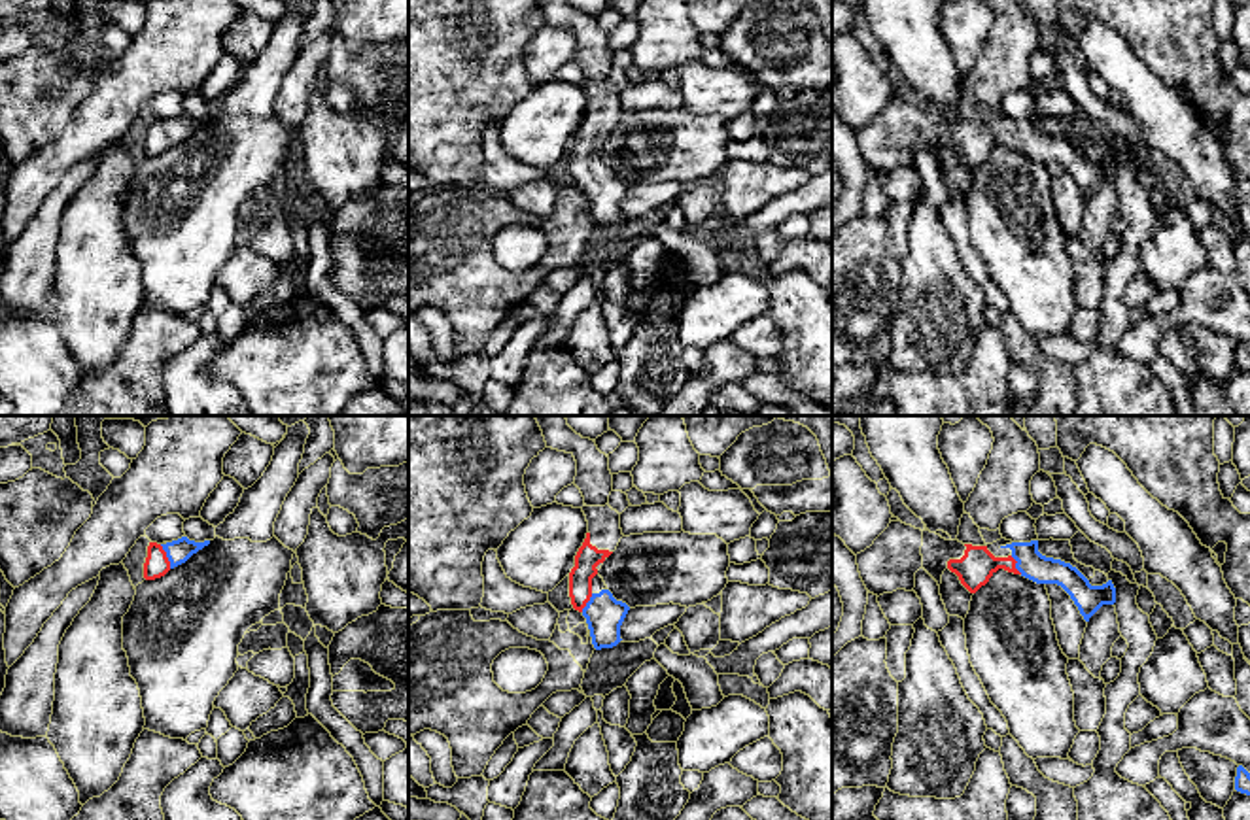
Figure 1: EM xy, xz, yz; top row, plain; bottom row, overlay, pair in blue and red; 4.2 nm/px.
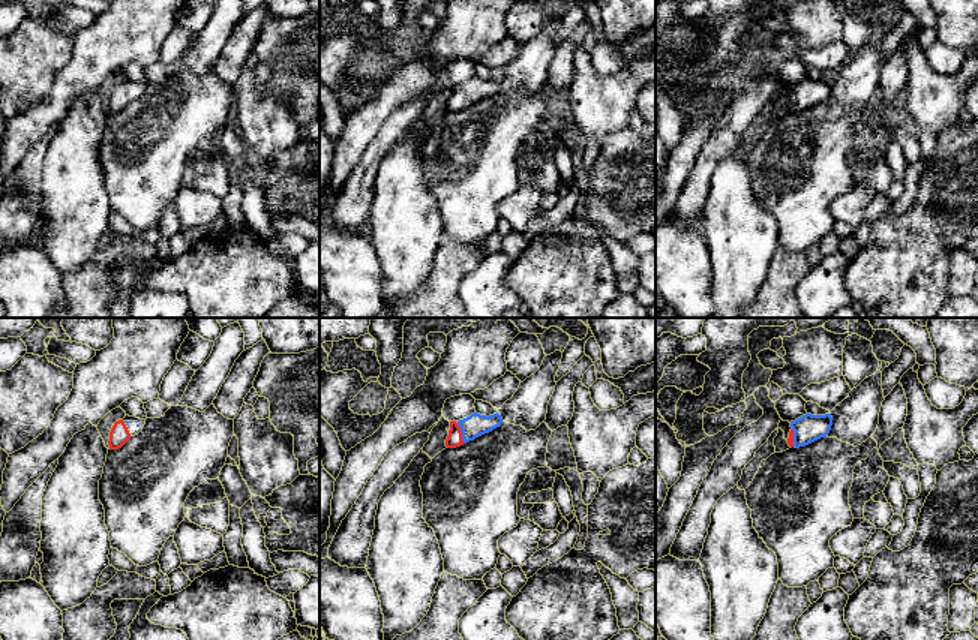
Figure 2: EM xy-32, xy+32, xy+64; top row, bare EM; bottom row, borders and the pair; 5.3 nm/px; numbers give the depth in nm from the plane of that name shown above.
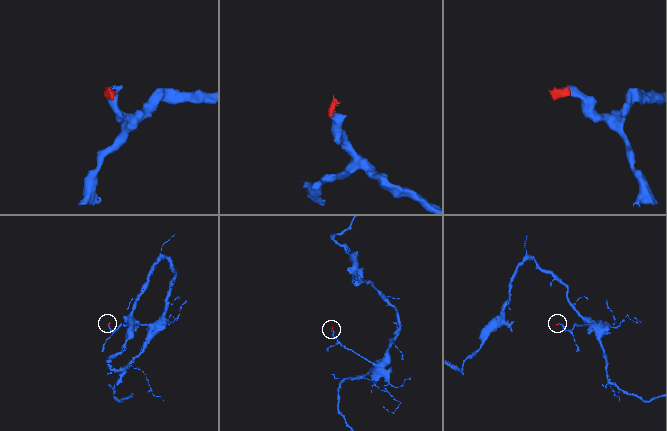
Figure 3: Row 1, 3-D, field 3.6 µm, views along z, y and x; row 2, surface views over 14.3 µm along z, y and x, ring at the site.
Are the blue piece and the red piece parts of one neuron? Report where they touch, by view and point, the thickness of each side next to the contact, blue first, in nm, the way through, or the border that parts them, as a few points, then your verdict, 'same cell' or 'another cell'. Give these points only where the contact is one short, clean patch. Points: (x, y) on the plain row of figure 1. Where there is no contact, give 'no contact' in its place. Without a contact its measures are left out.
contact xy (167, 133); calibres 100 and 100 nm; way xy (180, 127), (167, 133), (157, 140); same cell

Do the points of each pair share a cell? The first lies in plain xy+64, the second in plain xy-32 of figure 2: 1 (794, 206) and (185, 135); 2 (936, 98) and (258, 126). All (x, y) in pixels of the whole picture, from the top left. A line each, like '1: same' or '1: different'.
1: same
2: same

